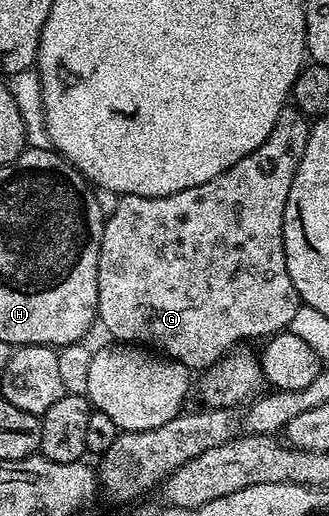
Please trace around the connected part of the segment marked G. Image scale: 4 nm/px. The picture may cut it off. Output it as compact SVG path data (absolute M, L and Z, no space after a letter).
M293 106L280 110L280 118L276 118L276 126L272 126L272 134L252 150L236 166L232 166L224 174L204 182L200 186L192 186L183 192L144 198L143 196L123 196L119 199L116 210L106 217L104 234L100 242L100 258L98 259L98 315L97 319L111 332L115 341L145 346L157 350L161 355L178 360L185 368L205 370L216 361L221 360L239 342L254 340L257 336L269 338L276 332L289 329L292 318L296 315L300 301L296 286L292 286L292 278L288 274L286 255L284 254L284 206L288 202L288 190L292 190L292 178L296 178L296 170L300 166L300 158L304 158L304 149L308 146L308 134L311 121L303 112Z

